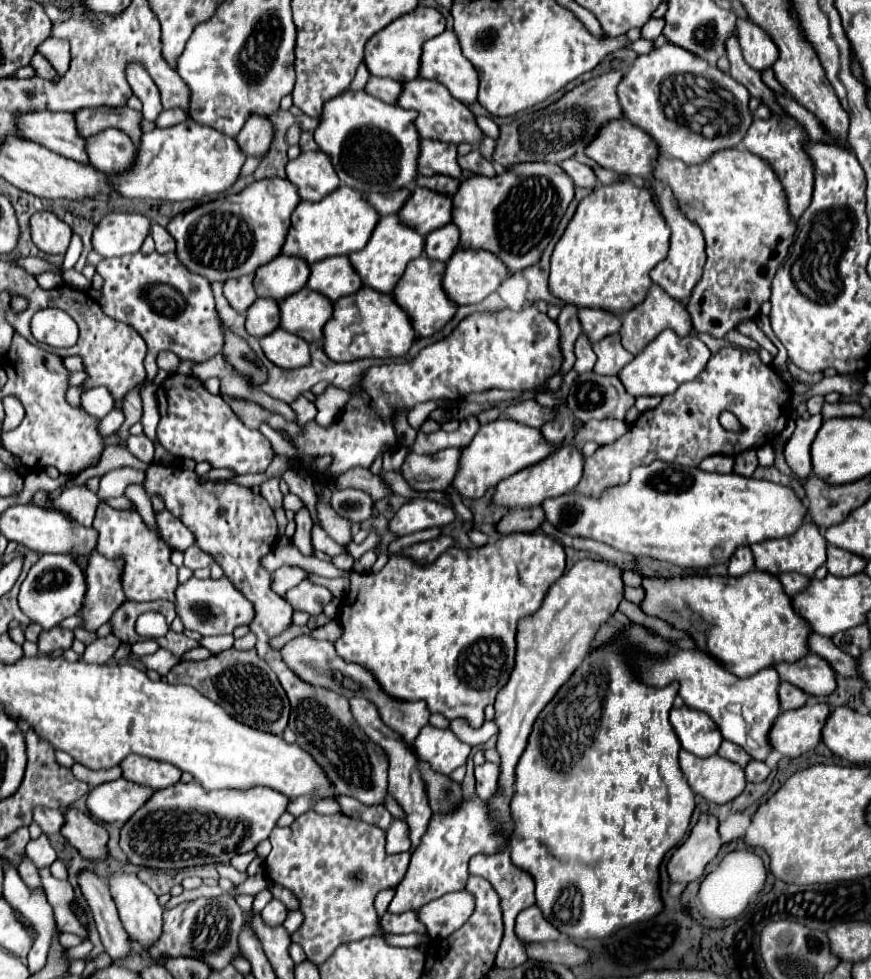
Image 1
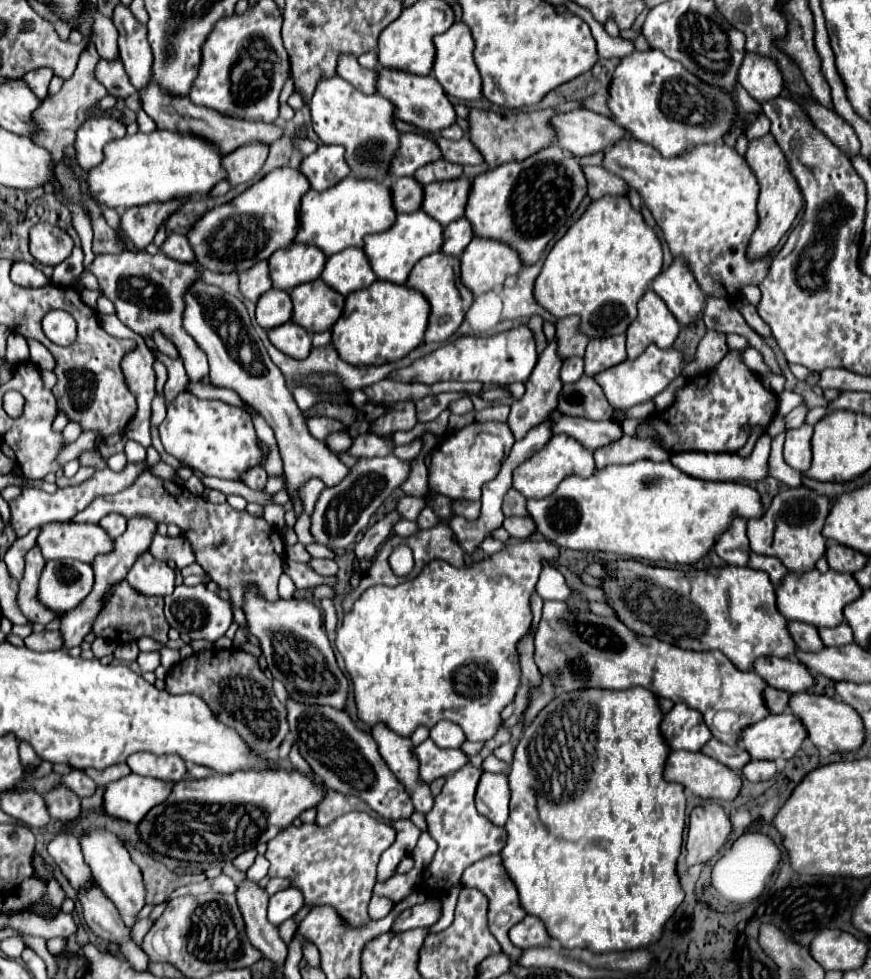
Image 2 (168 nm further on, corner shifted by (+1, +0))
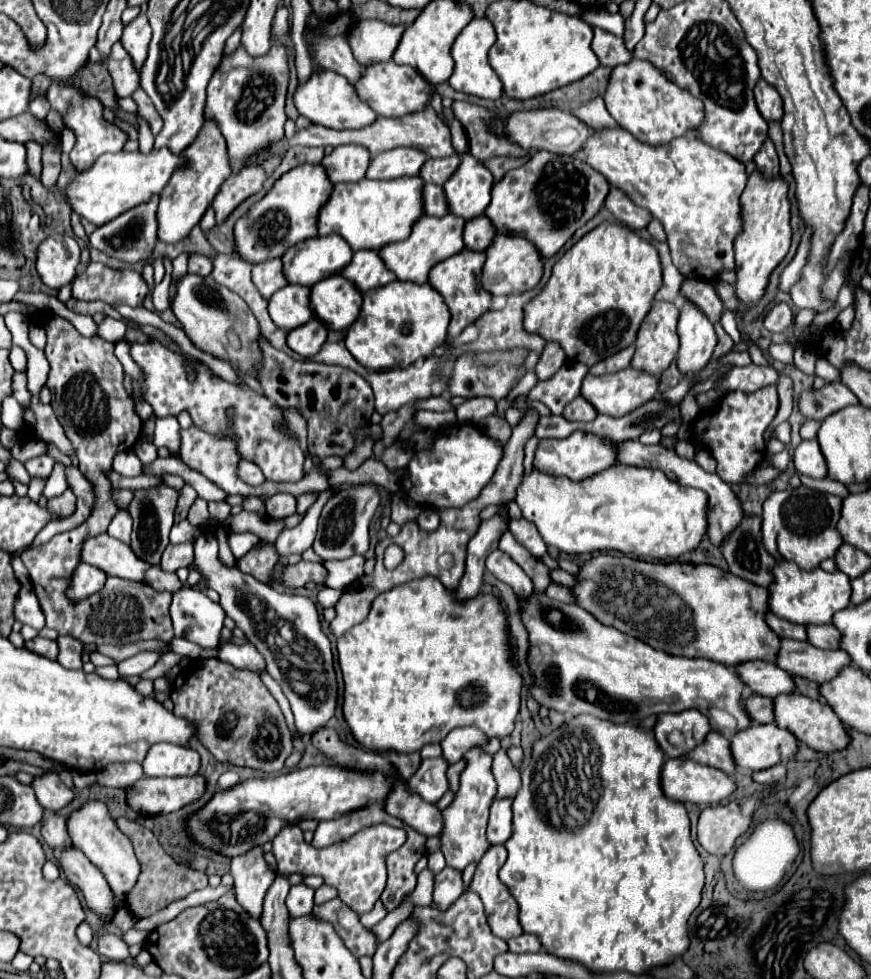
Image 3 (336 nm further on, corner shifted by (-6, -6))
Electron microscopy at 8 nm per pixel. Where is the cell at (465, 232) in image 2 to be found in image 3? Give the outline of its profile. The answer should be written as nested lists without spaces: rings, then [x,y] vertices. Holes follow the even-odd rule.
[[[475,217],[475,219],[469,219],[465,223],[465,231],[463,231],[463,239],[465,239],[465,245],[467,249],[475,249],[475,251],[485,251],[491,243],[493,243],[493,237],[495,237],[497,229],[495,225],[485,217]]]

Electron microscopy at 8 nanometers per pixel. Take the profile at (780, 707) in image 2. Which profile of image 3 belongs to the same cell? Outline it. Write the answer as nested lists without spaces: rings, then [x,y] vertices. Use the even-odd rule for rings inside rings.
[[[761,695],[745,697],[745,711],[753,717],[753,723],[773,723],[773,699]]]

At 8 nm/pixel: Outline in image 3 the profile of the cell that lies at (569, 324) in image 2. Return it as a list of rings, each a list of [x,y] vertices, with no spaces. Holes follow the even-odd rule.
[[[547,343],[535,365],[535,375],[539,379],[549,379],[549,377],[553,377],[553,373],[557,373],[557,369],[561,365],[565,365],[565,361],[567,359],[565,359],[565,353],[561,351],[561,345]]]

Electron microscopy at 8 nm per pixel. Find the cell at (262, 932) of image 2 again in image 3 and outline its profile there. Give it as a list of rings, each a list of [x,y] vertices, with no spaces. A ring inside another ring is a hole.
[[[257,847],[241,857],[233,857],[231,875],[235,879],[233,891],[237,901],[249,911],[251,917],[261,917],[263,897],[275,879],[275,873],[263,859],[263,849]]]

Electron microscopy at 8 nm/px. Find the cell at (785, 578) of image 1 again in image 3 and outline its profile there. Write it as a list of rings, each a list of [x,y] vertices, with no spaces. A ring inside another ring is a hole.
[[[745,513],[737,531],[729,535],[729,541],[721,545],[721,553],[727,559],[729,571],[755,585],[767,587],[773,581],[775,559],[767,553],[761,541],[761,517]]]

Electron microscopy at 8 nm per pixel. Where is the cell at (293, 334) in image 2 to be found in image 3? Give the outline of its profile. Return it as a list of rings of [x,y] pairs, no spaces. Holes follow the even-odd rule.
[[[313,317],[305,325],[295,327],[293,331],[289,331],[287,345],[295,353],[299,353],[303,357],[313,357],[315,353],[319,353],[319,349],[327,341],[327,333],[329,333],[329,329],[325,329],[325,323],[323,321],[317,321]]]

